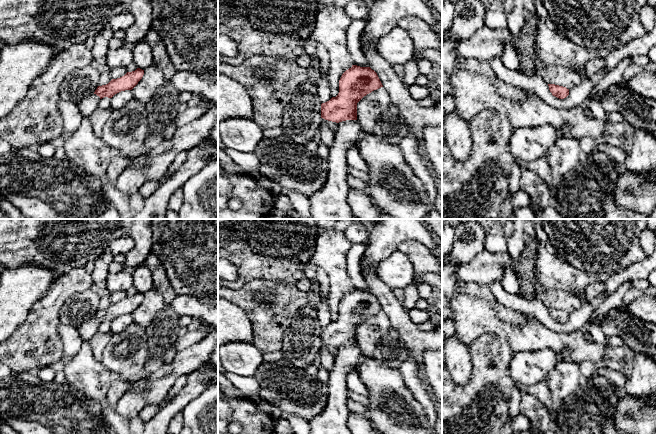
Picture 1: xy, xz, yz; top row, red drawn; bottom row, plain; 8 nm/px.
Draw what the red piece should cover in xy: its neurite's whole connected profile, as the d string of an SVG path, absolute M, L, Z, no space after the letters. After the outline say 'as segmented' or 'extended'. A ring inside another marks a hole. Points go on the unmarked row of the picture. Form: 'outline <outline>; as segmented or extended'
outline M137 292L135 295L127 296L124 300L112 303L108 308L98 310L95 316L77 328L82 341L89 340L95 333L99 331L102 322L112 322L115 318L132 314L142 303L144 294Z; extended

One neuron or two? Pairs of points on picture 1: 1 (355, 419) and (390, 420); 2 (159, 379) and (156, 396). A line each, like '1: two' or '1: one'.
1: two
2: one

